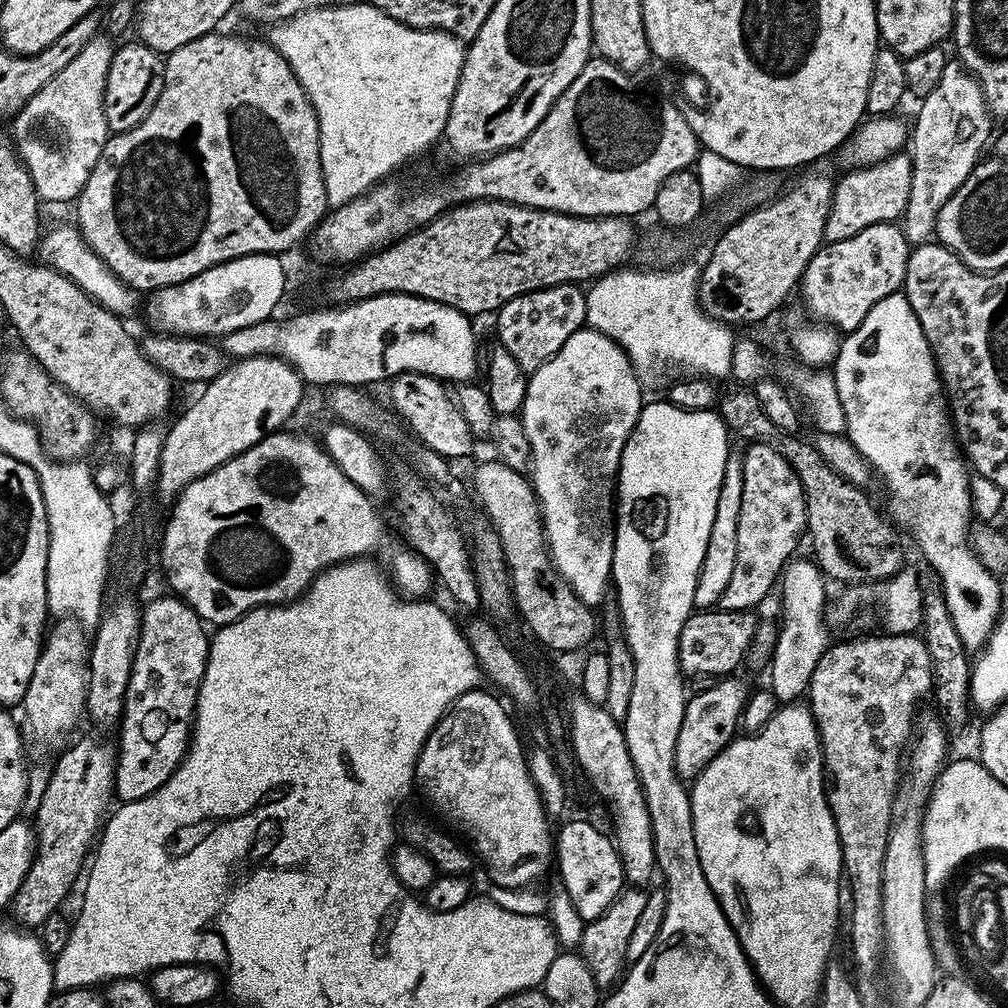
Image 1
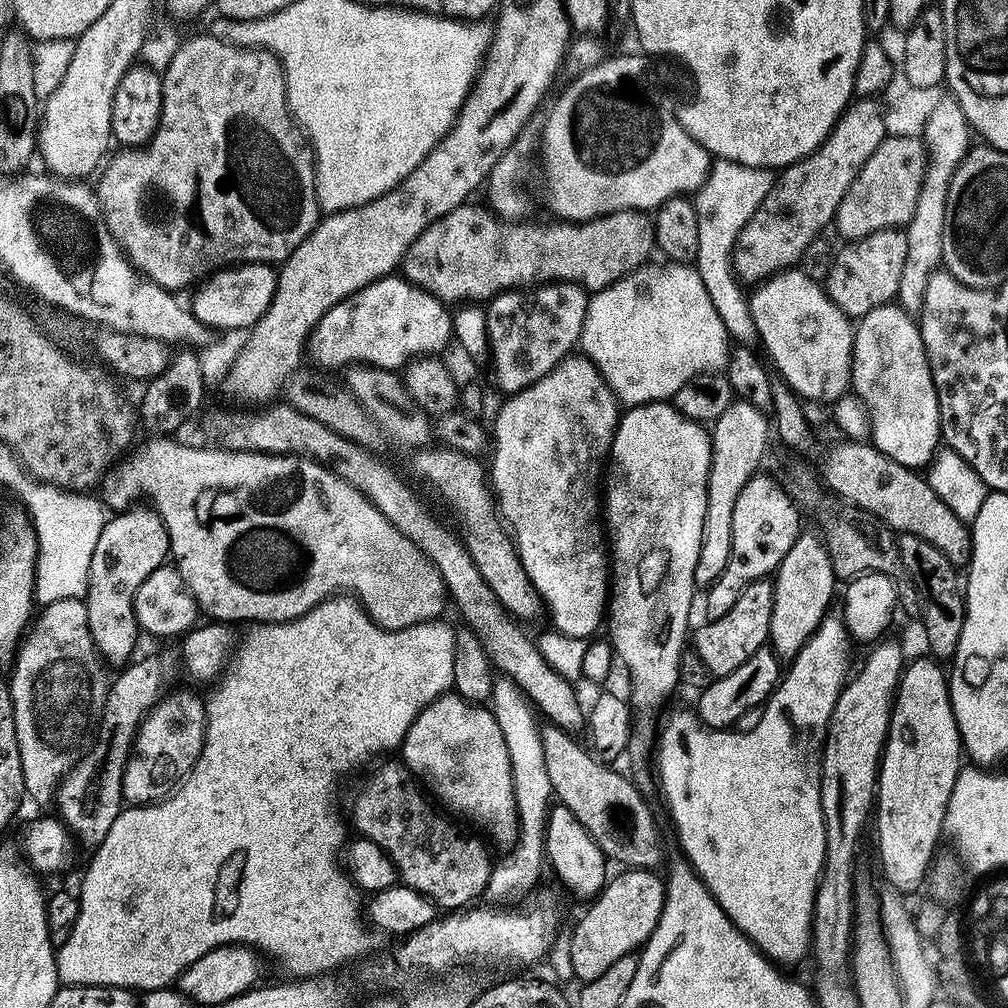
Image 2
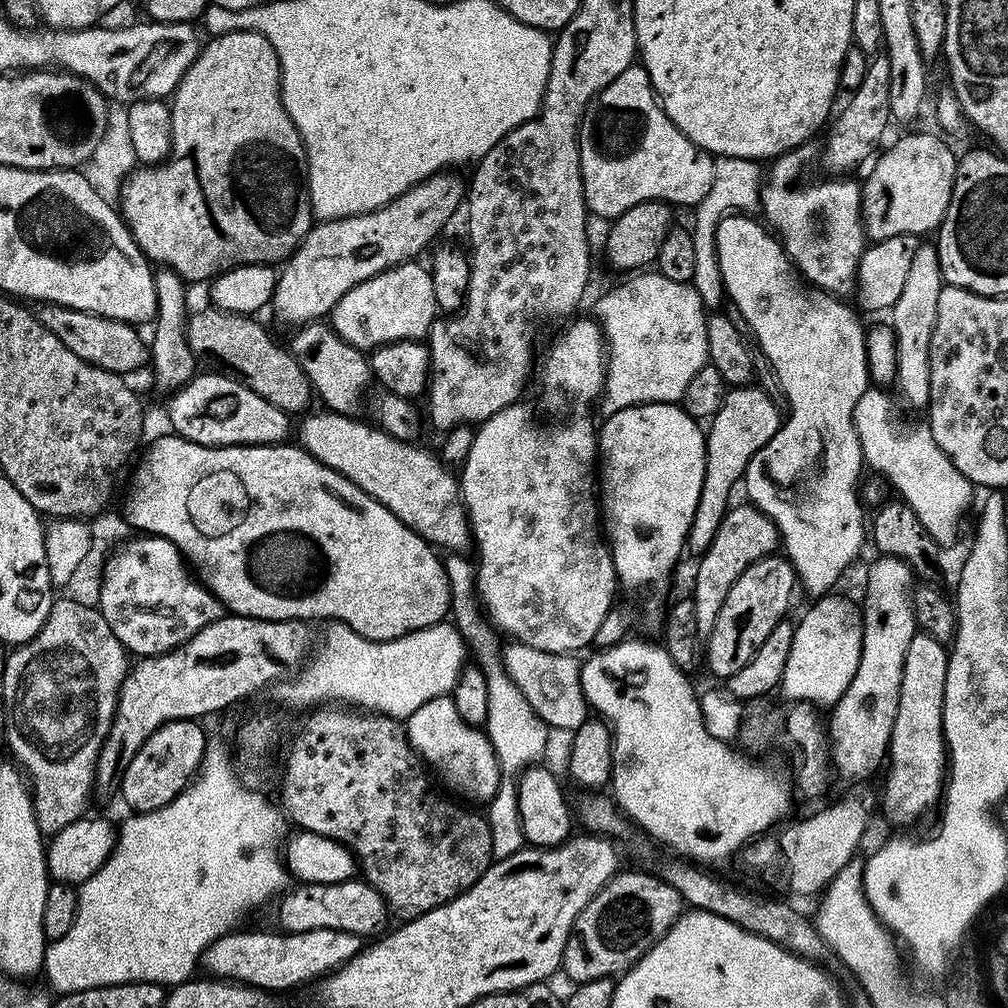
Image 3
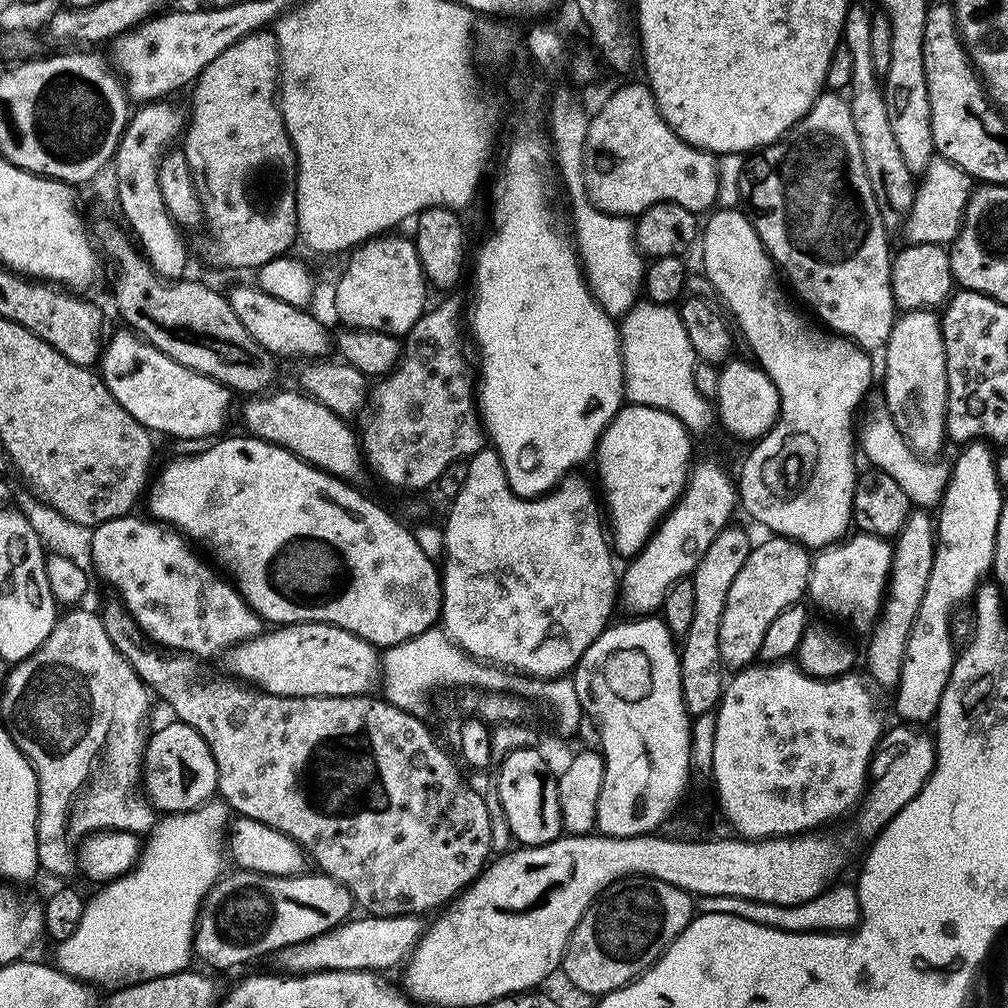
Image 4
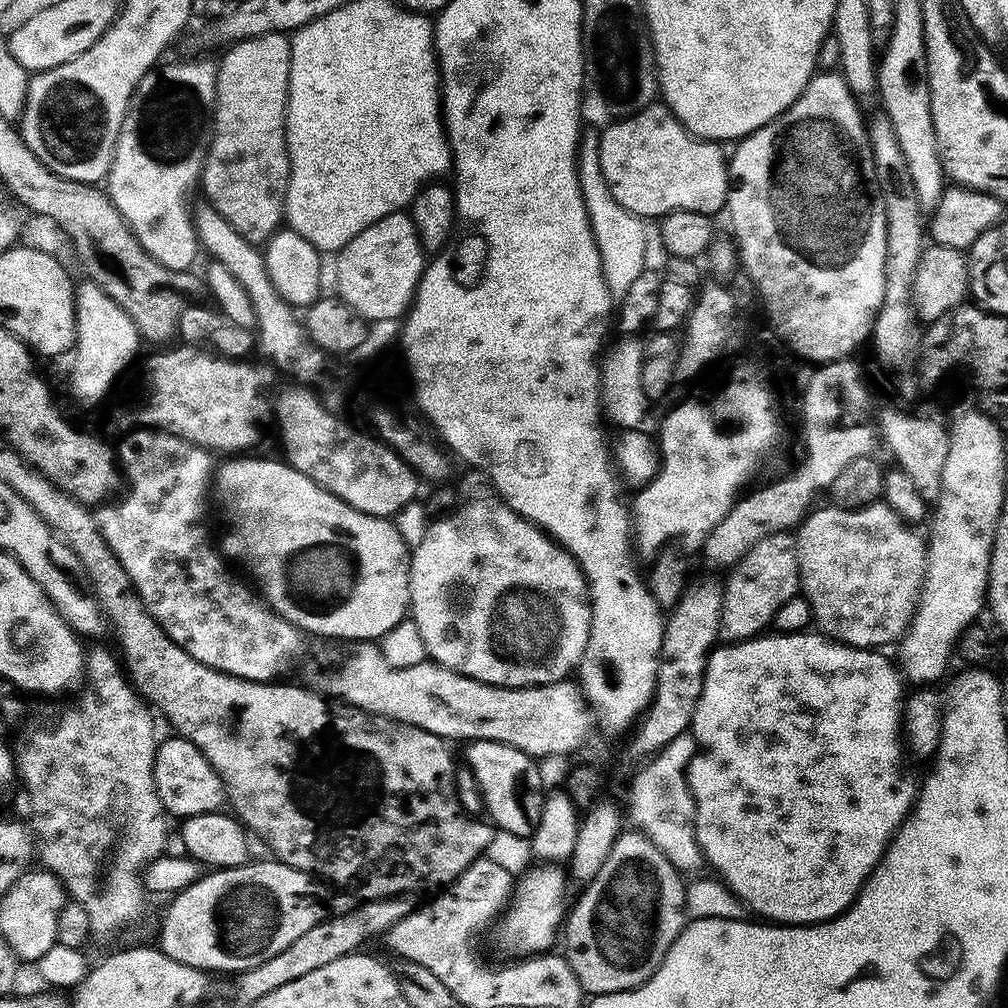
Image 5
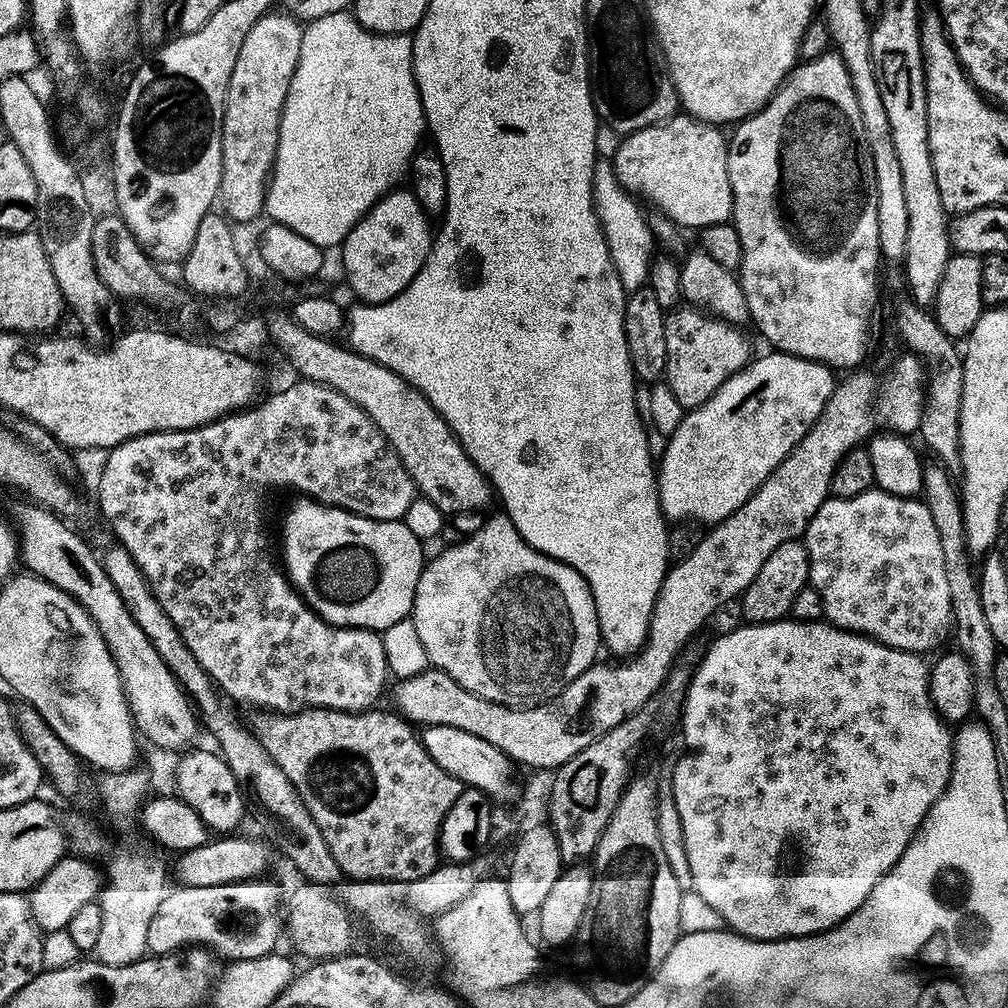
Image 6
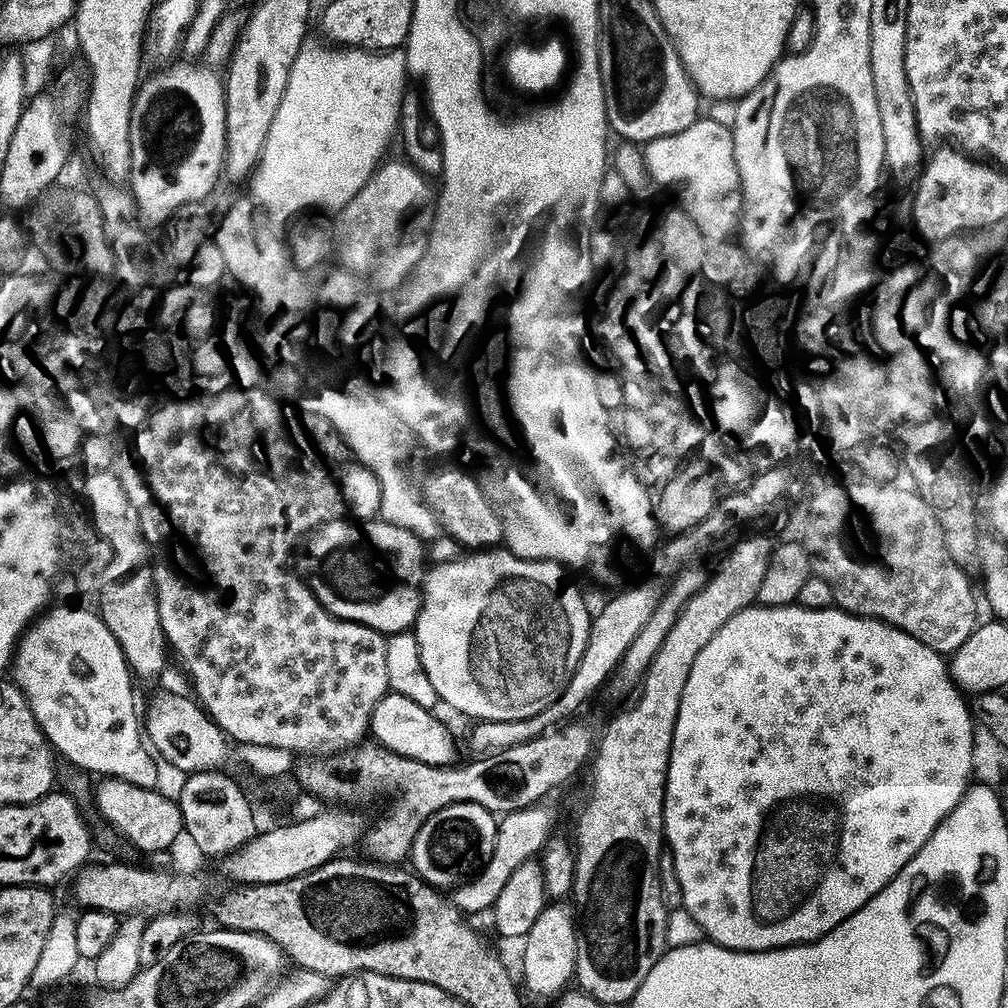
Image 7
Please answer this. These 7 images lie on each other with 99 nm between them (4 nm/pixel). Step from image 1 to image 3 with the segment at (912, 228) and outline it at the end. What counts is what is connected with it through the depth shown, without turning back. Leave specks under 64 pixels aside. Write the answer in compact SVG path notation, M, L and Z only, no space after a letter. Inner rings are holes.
M921 243L910 264L910 274L898 302L890 309L890 327L896 333L896 378L895 387L900 387L904 400L914 407L923 409L930 398L930 342L934 334L934 322L938 318L938 294L945 288L940 274L940 262L935 243Z

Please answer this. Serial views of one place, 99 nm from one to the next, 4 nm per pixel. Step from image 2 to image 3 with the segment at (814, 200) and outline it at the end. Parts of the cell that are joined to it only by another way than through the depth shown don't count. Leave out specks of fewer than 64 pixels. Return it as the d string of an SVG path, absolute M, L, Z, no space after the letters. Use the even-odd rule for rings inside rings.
M876 54L869 59L866 78L862 86L847 97L844 109L835 113L831 121L832 137L828 140L828 160L837 168L837 173L848 174L876 148L892 120L890 110L890 62L887 55ZM840 112L840 113L839 113ZM836 120L836 121L835 121Z

